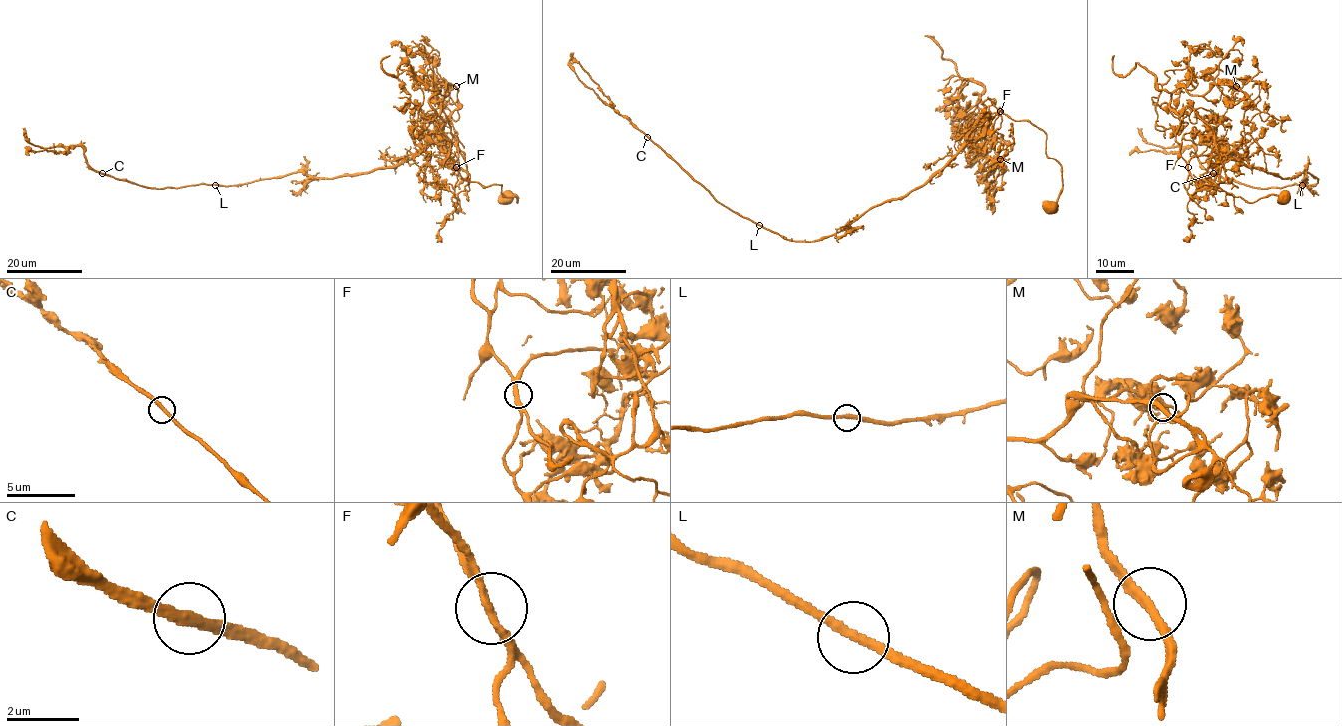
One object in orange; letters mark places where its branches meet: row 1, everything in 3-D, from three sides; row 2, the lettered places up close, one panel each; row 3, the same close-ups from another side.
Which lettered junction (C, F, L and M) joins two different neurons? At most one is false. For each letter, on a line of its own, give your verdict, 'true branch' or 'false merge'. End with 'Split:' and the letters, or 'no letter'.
C: true branch
F: false merge
L: true branch
M: true branch
Split: F

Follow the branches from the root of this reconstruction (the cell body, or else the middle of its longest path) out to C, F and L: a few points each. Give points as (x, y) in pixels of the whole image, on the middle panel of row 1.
C: (1050, 207), (1062, 178), (1046, 135), (1001, 111), (922, 185), (811, 241), (722, 206), (647, 137)
F: (1050, 207), (1057, 201), (1062, 178), (1062, 166), (1045, 154), (1046, 135), (1029, 121), (1011, 120), (1000, 111)
L: (1050, 207), (1062, 178), (1045, 154), (1046, 135), (999, 111), (922, 185), (831, 235), (796, 241), (759, 225)

